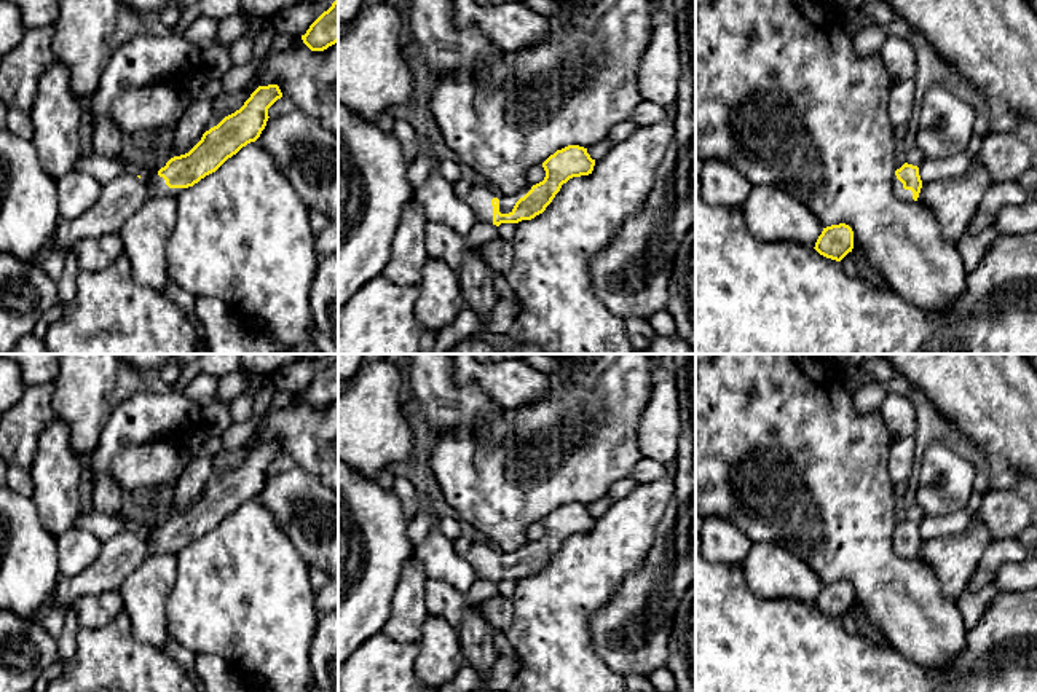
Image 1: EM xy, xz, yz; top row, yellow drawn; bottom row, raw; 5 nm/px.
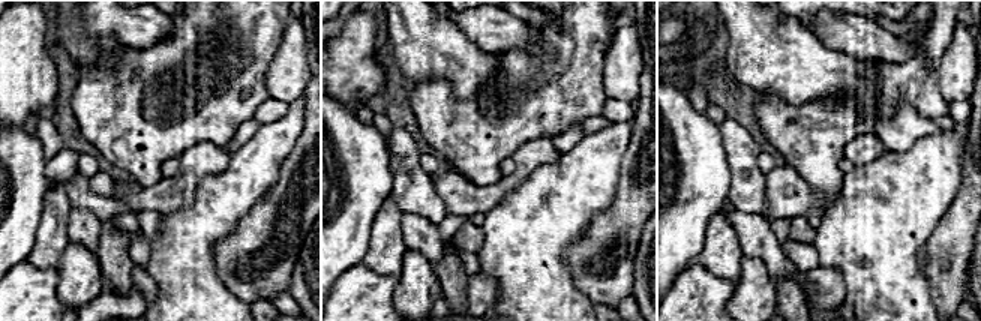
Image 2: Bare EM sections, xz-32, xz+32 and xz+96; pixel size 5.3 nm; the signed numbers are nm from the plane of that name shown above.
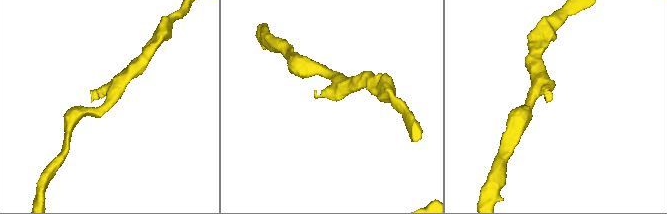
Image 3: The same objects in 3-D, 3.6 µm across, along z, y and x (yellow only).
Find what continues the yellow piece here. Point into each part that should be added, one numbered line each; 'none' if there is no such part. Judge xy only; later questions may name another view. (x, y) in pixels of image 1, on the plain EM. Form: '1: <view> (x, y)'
1: xy (118, 557)

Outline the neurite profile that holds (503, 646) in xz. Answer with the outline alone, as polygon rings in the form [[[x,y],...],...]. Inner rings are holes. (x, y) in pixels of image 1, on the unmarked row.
[[[493,628],[493,631],[495,631],[495,647],[496,647],[498,655],[503,654],[507,657],[515,657],[517,652],[514,651],[507,635],[496,628]]]

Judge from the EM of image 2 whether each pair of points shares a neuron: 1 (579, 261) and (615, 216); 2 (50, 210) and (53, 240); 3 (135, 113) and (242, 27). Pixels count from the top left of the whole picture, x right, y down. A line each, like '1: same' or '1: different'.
1: same
2: same
3: same

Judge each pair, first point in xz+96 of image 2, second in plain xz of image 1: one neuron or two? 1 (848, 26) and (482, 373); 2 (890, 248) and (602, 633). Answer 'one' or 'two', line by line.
1: one
2: two

